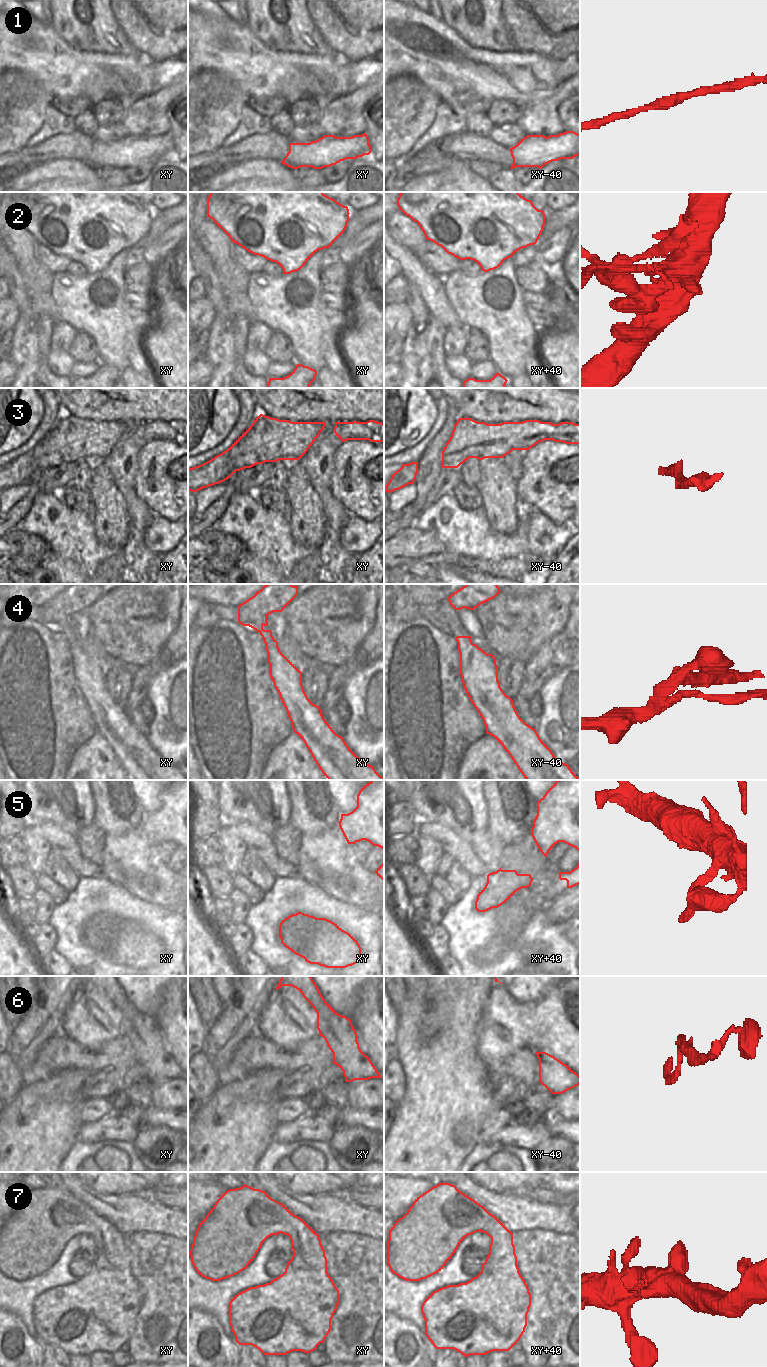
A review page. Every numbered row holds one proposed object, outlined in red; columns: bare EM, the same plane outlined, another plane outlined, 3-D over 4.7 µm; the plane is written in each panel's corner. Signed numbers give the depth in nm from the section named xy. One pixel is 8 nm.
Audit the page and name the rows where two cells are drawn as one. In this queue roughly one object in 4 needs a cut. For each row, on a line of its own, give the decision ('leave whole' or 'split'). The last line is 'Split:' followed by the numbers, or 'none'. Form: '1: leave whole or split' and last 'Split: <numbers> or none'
1: leave whole
2: split
3: leave whole
4: split
5: leave whole
6: leave whole
7: leave whole
Split: 2, 4

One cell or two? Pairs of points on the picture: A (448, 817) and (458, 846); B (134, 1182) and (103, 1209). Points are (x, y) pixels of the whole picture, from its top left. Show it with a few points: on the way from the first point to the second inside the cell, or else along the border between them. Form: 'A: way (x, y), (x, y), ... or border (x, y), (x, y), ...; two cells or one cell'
A: border (430, 821), (435, 821), (449, 827), (468, 842); two cells
B: border (97, 1191), (103, 1194), (131, 1194); two cells

